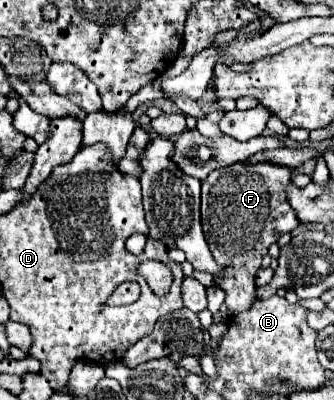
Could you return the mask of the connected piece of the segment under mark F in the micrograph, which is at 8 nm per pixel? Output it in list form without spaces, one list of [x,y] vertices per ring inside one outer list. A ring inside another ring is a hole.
[[[259,162],[255,166],[225,166],[213,170],[207,180],[203,180],[201,222],[215,260],[223,264],[223,276],[215,276],[215,282],[227,294],[225,304],[229,308],[229,316],[251,308],[255,302],[255,274],[261,268],[261,258],[281,234],[299,226],[295,212],[291,212],[287,198],[283,196],[289,182],[291,170],[269,162]]]

